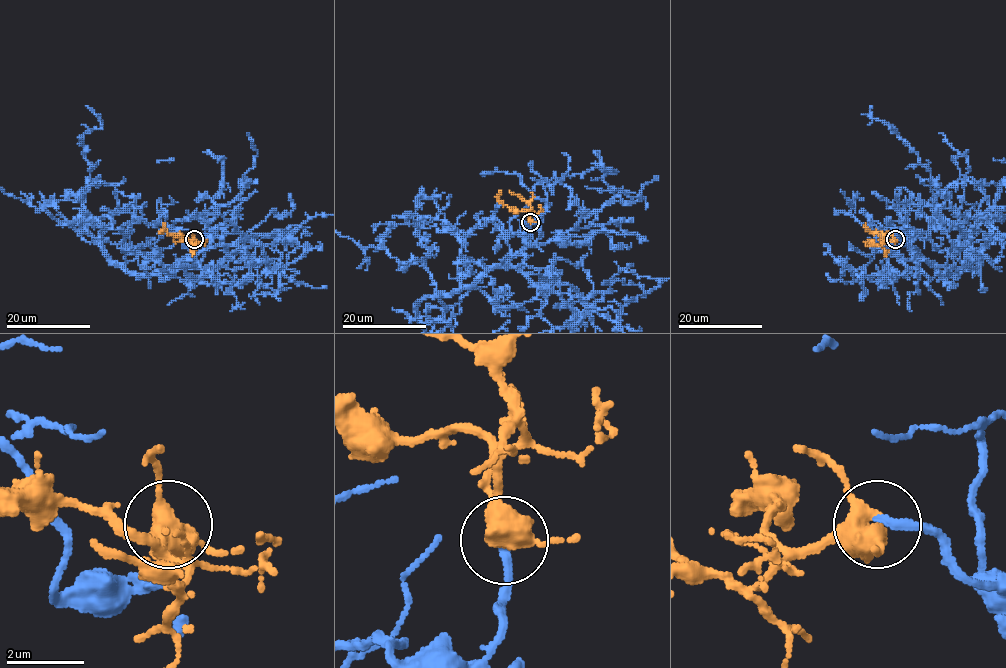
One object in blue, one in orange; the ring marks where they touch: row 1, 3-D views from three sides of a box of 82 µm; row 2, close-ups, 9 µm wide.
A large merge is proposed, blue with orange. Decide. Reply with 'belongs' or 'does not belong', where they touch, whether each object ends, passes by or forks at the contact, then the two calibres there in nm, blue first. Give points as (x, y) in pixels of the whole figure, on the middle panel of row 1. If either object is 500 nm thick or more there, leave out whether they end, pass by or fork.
belongs; place (530, 222); blue ends; orange forks; calibres 260 and 480 nm

